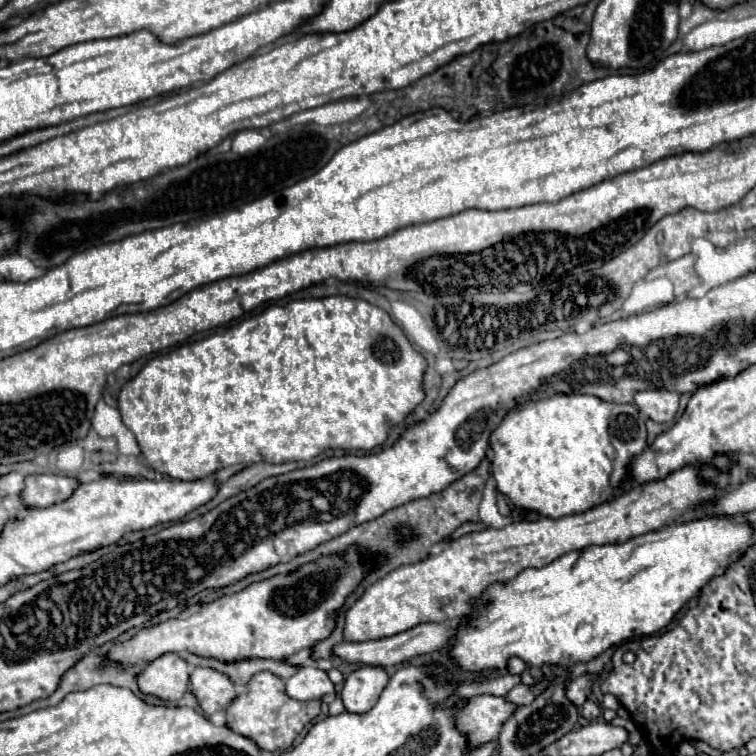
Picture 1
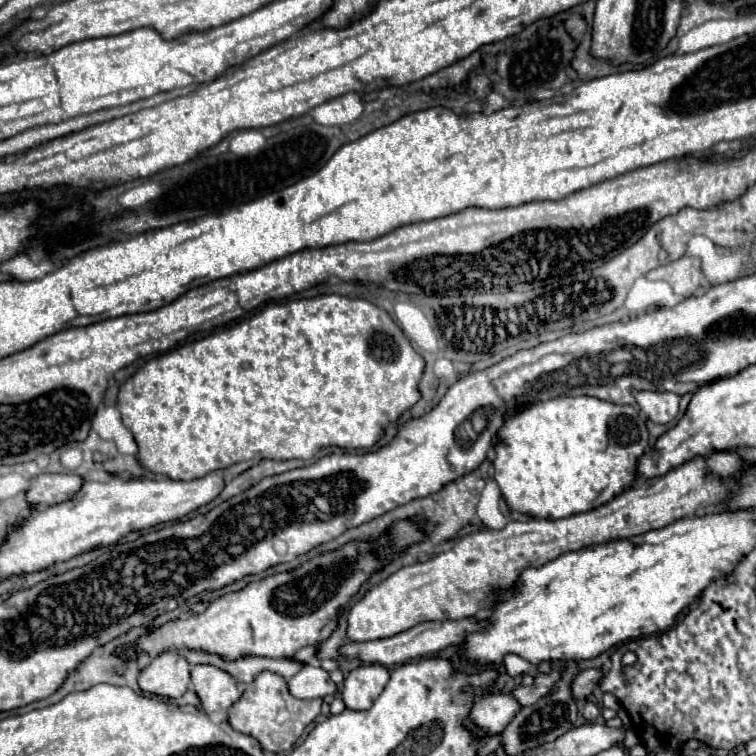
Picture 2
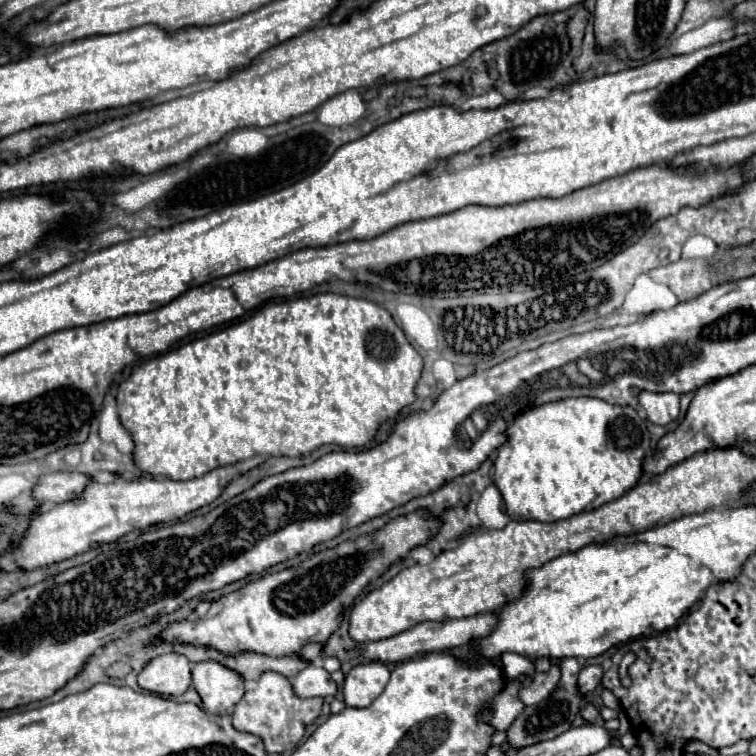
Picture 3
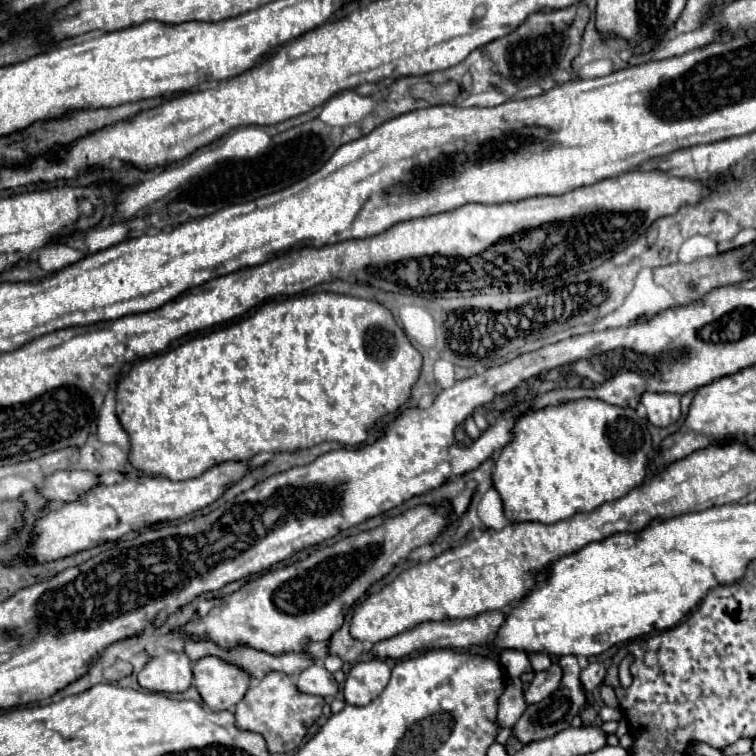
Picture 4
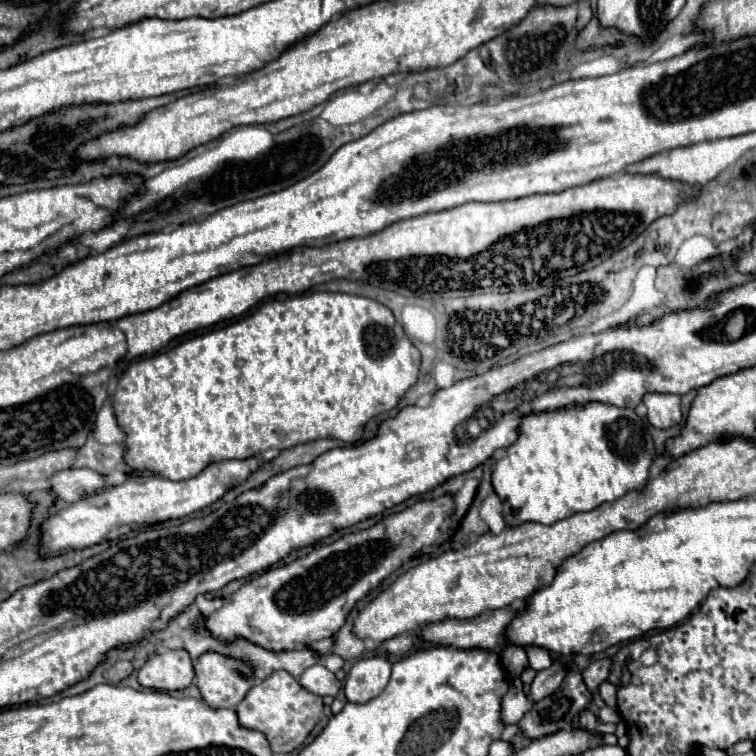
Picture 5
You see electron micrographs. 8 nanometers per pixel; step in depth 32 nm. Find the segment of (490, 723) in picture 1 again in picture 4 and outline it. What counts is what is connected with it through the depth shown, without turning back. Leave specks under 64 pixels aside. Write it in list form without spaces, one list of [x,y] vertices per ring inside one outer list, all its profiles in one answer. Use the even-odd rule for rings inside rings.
[[[514,678],[508,682],[504,694],[498,700],[498,726],[500,728],[514,726],[518,718],[524,714],[524,710],[528,708],[522,692],[524,690],[520,688],[520,678]]]

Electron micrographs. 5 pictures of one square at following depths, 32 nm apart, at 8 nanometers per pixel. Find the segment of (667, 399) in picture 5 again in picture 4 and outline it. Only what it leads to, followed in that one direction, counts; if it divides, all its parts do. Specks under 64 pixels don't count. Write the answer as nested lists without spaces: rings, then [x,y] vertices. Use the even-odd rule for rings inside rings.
[[[642,394],[640,400],[648,410],[650,424],[666,428],[680,420],[680,396],[678,394]]]

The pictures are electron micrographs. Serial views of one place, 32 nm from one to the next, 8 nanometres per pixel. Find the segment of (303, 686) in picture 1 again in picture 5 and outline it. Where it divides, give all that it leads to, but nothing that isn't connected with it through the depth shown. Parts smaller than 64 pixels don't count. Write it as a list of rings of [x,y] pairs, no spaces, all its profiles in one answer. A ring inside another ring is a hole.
[[[324,664],[310,666],[300,676],[300,684],[318,696],[336,696],[342,686],[340,680],[334,676],[334,672],[330,672]]]

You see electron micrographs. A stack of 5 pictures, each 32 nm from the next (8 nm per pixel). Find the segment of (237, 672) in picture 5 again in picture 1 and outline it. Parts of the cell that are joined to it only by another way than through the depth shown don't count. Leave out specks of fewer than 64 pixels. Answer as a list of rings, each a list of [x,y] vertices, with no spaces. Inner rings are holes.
[[[196,666],[190,674],[190,690],[198,698],[206,716],[226,710],[238,696],[234,682],[226,674],[200,666]]]

